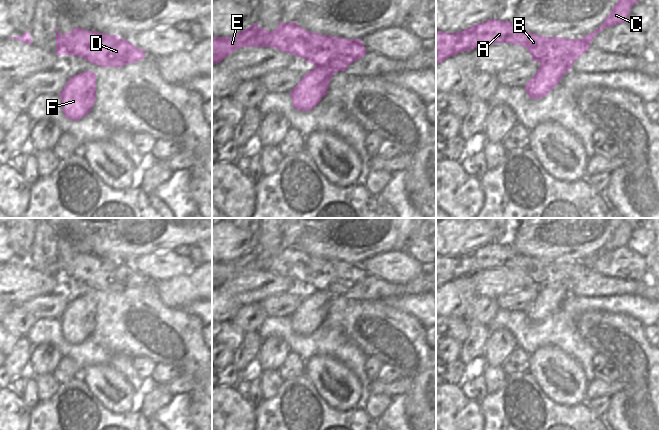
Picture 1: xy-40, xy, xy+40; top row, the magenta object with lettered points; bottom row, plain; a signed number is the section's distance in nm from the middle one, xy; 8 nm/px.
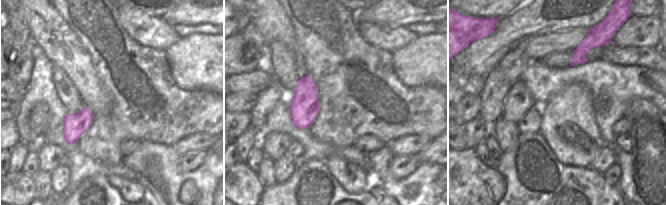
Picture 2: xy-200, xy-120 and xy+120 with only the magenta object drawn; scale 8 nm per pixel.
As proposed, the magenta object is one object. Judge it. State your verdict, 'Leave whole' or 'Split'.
Split

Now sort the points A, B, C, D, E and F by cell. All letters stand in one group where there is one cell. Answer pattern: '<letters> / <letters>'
A B D E / C F

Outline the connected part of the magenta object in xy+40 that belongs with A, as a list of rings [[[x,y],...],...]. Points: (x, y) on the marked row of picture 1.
[[[489,19],[457,33],[436,31],[436,65],[463,51],[495,43],[511,43],[525,47],[532,61],[567,61],[568,68],[590,48],[583,39],[545,37],[527,31],[519,31],[510,21]]]

